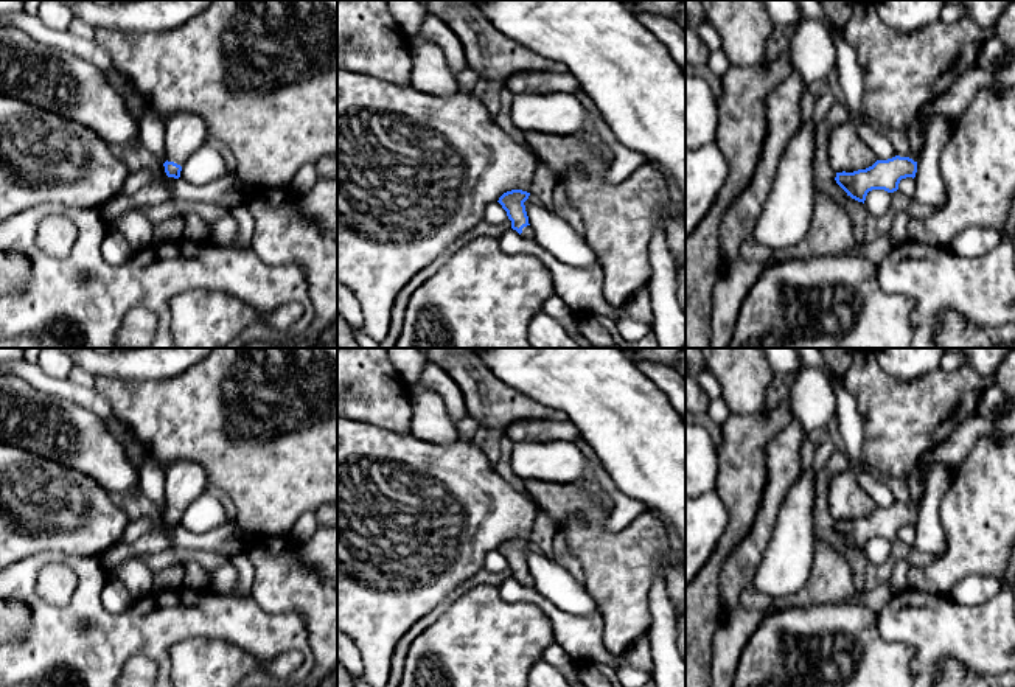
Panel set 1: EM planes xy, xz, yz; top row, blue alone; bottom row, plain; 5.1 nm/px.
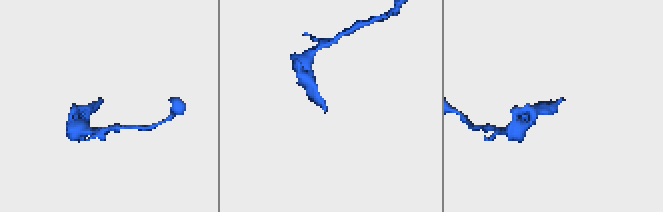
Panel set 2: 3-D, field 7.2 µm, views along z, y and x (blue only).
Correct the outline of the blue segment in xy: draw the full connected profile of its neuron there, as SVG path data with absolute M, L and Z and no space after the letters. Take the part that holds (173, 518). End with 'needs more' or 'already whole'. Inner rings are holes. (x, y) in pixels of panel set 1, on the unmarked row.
M188 460L174 462L165 474L166 524L179 527L187 507L205 490L208 476L201 465Z; needs more

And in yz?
M1015 409L993 418L984 418L978 413L965 418L945 441L922 455L917 466L905 477L911 493L906 505L895 504L888 508L877 508L866 518L836 521L836 532L847 544L863 552L872 538L897 539L902 527L916 525L925 473L931 463L953 469L968 455L981 437L1012 434L1015 434Z; needs more

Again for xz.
M511 538L499 546L499 552L507 560L511 569L511 577L525 586L535 586L535 578L528 572L528 564L524 550L528 547L530 541L522 538Z; needs more

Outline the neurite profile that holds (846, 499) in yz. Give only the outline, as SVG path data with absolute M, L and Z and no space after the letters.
M850 471L828 477L827 507L836 521L866 518L878 508Z

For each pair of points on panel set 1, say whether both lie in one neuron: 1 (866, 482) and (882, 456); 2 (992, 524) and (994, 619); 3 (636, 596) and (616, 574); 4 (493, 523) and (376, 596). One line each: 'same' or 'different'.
1: different
2: different
3: same
4: same

